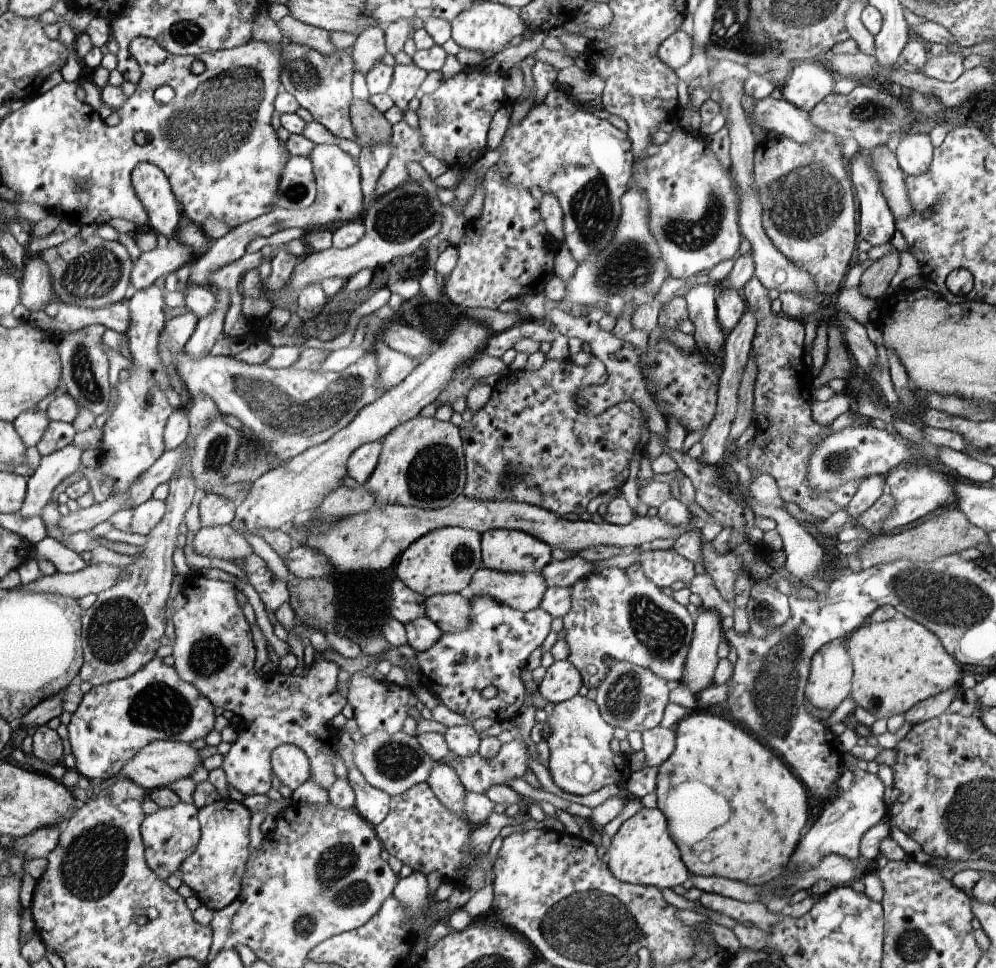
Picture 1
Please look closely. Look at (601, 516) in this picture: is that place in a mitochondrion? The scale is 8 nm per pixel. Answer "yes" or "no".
no

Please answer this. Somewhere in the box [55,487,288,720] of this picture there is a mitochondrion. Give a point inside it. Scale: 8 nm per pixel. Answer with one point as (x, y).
(116, 627)

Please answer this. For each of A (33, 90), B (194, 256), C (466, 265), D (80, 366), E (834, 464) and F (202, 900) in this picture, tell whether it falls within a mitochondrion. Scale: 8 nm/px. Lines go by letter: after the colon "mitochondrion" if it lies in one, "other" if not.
A: other
B: other
C: other
D: mitochondrion
E: mitochondrion
F: other

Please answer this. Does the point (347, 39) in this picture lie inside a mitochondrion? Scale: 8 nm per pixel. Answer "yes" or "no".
no

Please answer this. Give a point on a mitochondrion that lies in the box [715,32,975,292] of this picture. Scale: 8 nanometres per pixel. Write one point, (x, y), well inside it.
(802, 204)

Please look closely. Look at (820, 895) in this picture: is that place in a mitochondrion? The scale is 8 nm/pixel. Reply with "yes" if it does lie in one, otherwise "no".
no

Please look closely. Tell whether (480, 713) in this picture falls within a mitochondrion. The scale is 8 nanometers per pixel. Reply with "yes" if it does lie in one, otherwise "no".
no

